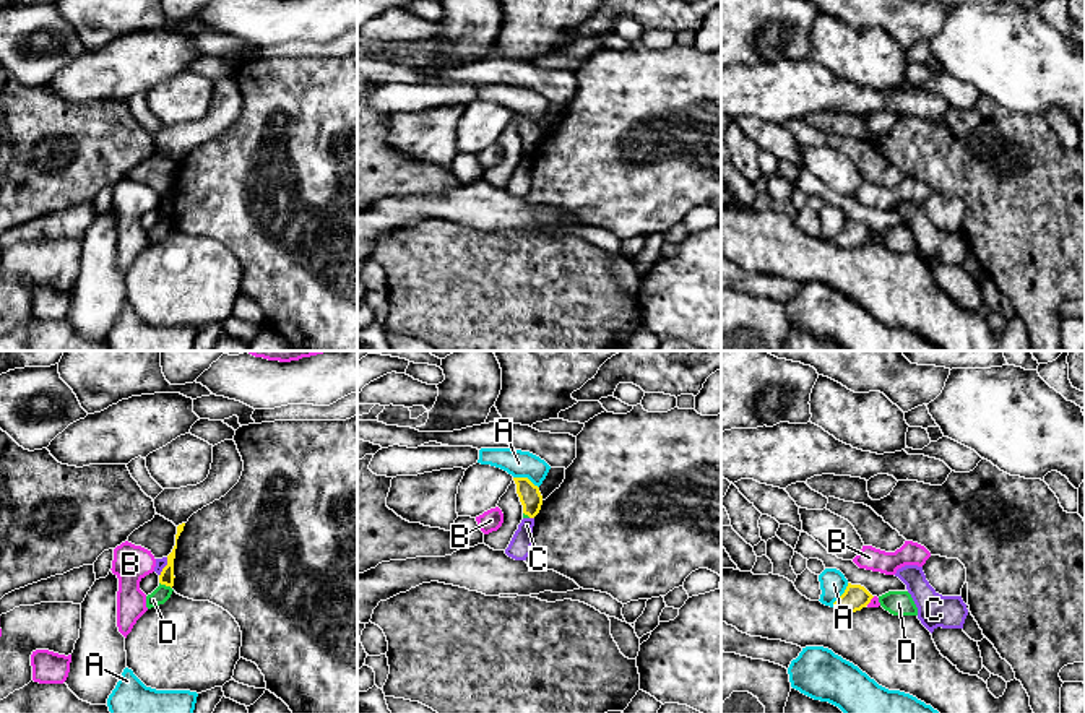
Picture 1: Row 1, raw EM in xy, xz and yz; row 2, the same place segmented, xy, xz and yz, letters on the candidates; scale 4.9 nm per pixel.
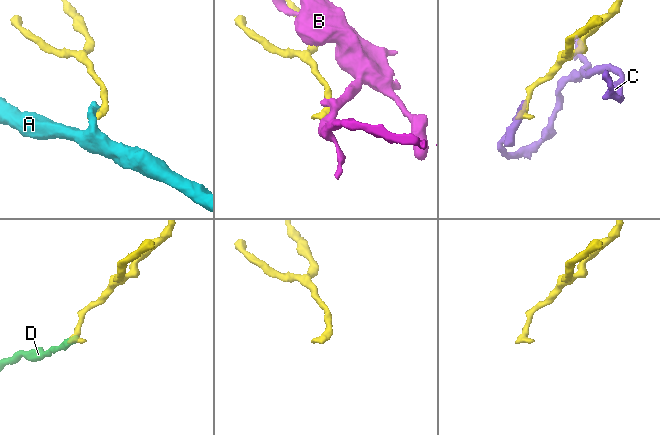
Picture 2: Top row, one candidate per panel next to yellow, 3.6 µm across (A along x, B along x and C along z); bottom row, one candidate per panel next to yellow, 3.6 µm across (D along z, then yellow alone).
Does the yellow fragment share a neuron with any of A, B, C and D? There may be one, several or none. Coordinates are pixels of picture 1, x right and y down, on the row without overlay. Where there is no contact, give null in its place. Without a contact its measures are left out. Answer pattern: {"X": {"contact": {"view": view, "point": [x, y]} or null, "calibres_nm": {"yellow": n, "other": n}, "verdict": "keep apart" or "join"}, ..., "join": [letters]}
{"A": {"contact": {"view": "xz", "point": [527, 114]}, "calibres_nm": {"yellow": 110, "other": 130}, "verdict": "keep apart"}, "B": {"contact": {"view": "yz", "point": [869, 237]}, "calibres_nm": {"yellow": 120, "other": 50}, "verdict": "keep apart"}, "C": {"contact": {"view": "xz", "point": [531, 153]}, "calibres_nm": {"yellow": 110, "other": 110}, "verdict": "keep apart"}, "D": {"contact": {"view": "xy", "point": [166, 221]}, "calibres_nm": {"yellow": 70, "other": 80}, "verdict": "keep apart"}, "join": []}

